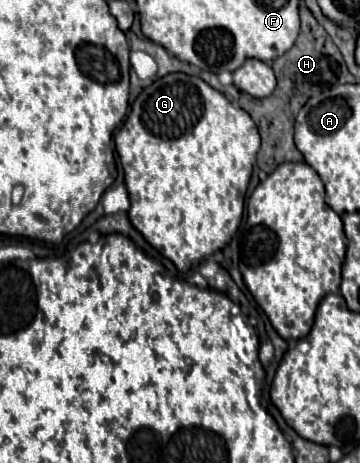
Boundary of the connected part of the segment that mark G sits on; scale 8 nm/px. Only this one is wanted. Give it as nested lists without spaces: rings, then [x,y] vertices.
[[[170,73],[162,79],[156,79],[152,85],[148,85],[138,97],[136,101],[132,103],[132,111],[130,115],[126,117],[124,125],[118,129],[118,133],[114,135],[114,143],[116,143],[116,151],[118,151],[118,157],[120,157],[120,163],[122,163],[122,169],[124,169],[124,181],[126,181],[126,189],[128,189],[128,195],[130,195],[130,211],[128,211],[128,217],[132,221],[132,225],[144,235],[144,239],[154,247],[158,249],[166,259],[170,259],[176,269],[180,273],[186,273],[190,267],[194,267],[196,263],[200,263],[202,259],[210,257],[214,251],[220,251],[224,249],[230,239],[232,239],[234,233],[238,231],[240,227],[240,221],[242,221],[242,213],[244,213],[244,197],[246,197],[246,189],[248,189],[248,181],[250,181],[250,175],[252,175],[252,167],[254,167],[254,159],[256,159],[256,153],[258,153],[258,147],[260,147],[260,135],[258,135],[258,129],[254,125],[254,121],[250,119],[250,115],[246,111],[242,111],[240,107],[234,107],[220,91],[212,89],[208,83],[204,83],[202,79],[198,77],[190,77],[190,75],[184,75],[184,73]]]

